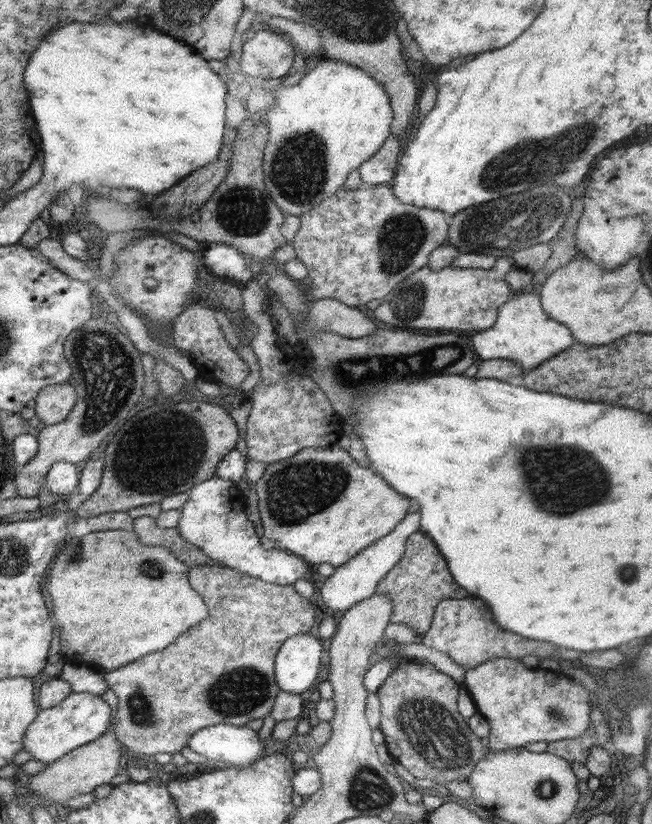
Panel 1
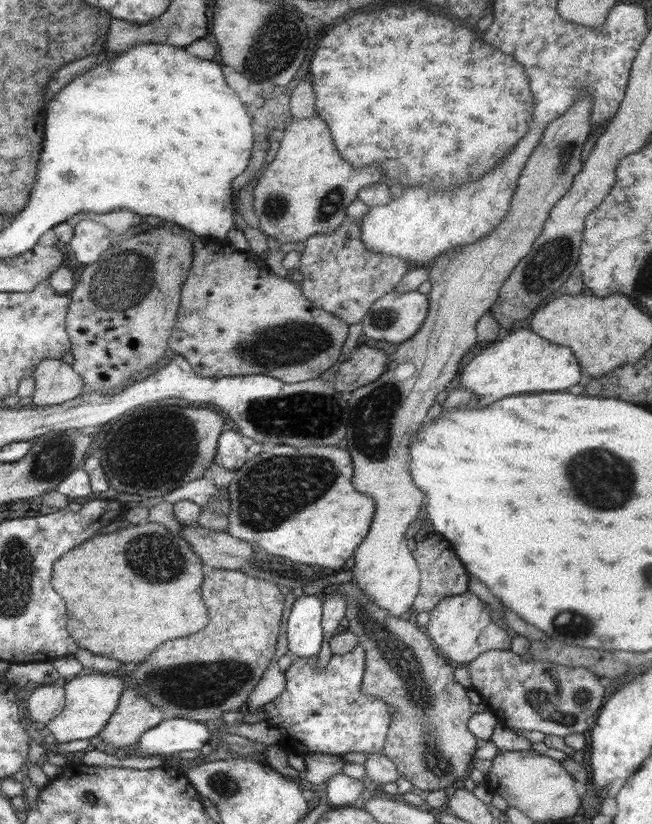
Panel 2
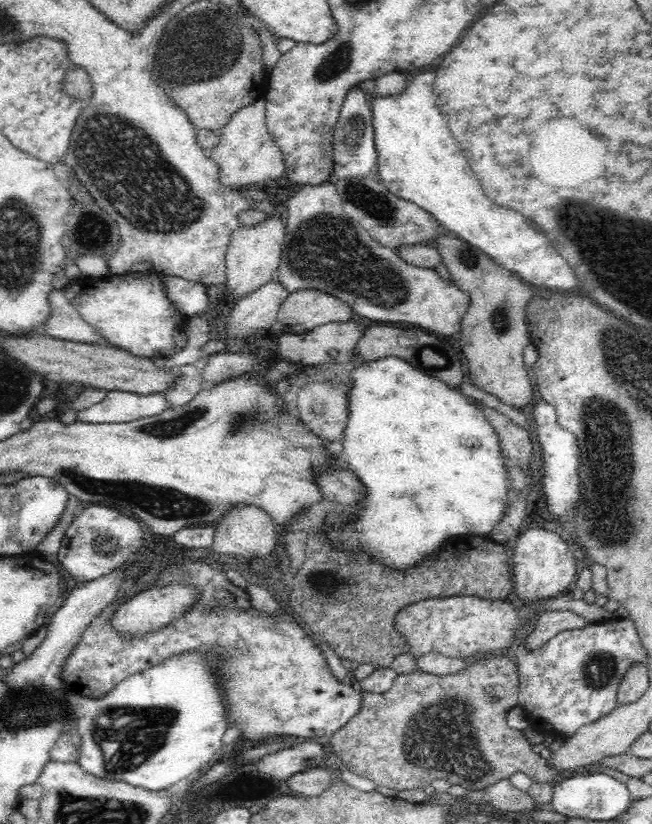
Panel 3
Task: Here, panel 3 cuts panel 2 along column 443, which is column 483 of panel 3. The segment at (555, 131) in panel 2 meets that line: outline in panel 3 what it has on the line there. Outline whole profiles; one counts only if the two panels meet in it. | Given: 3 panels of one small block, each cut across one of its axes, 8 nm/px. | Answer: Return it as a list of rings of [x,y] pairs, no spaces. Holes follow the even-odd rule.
[[[445,229],[430,244],[439,252],[451,283],[467,291],[470,298],[468,310],[461,322],[460,336],[464,358],[470,364],[470,382],[482,390],[498,396],[504,404],[526,406],[532,402],[530,369],[524,364],[524,348],[531,344],[525,325],[525,306],[533,293],[532,286],[516,274],[501,269],[488,254],[474,248],[464,239]]]

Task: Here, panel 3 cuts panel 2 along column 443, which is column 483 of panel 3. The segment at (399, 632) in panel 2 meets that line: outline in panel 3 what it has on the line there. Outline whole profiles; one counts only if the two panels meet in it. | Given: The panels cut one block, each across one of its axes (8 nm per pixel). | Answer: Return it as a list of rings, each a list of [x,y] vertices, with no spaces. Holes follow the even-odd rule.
[[[482,658],[472,664],[466,672],[456,676],[434,676],[418,672],[392,676],[390,692],[371,694],[362,692],[361,708],[356,715],[334,732],[326,741],[328,750],[336,753],[344,768],[356,776],[368,778],[376,786],[386,786],[392,790],[412,790],[423,788],[435,778],[445,778],[450,784],[462,785],[466,792],[482,790],[500,779],[509,778],[514,772],[524,772],[534,776],[534,782],[546,780],[558,782],[571,777],[576,772],[548,772],[542,766],[540,756],[524,740],[522,731],[512,730],[505,721],[506,714],[518,705],[519,687],[517,666],[508,658]]]

